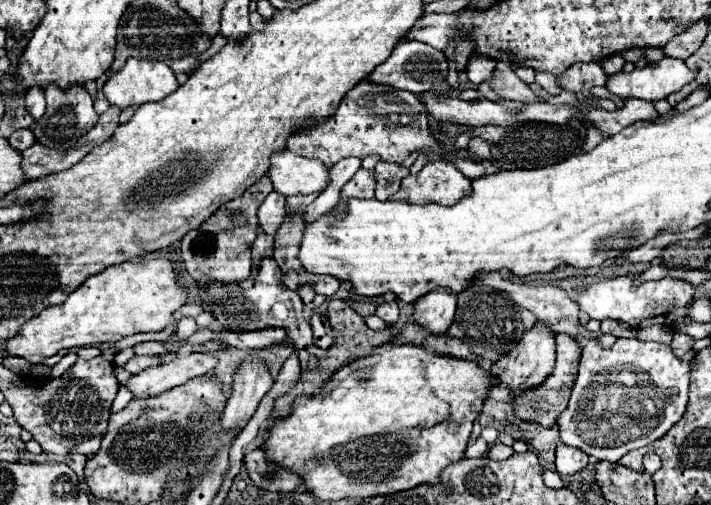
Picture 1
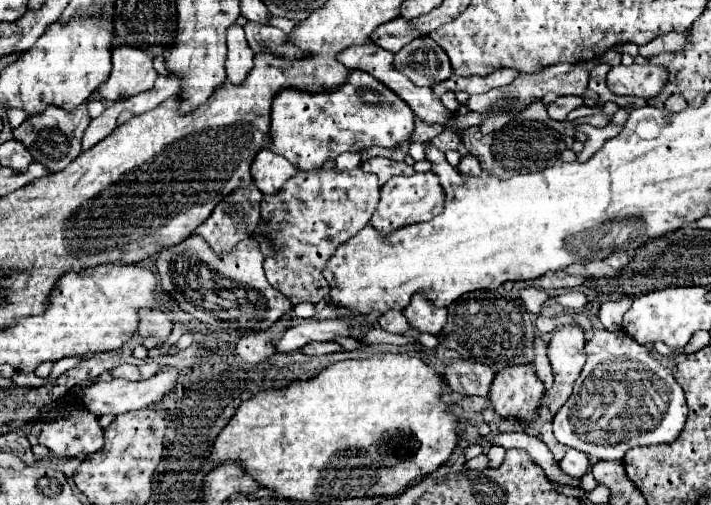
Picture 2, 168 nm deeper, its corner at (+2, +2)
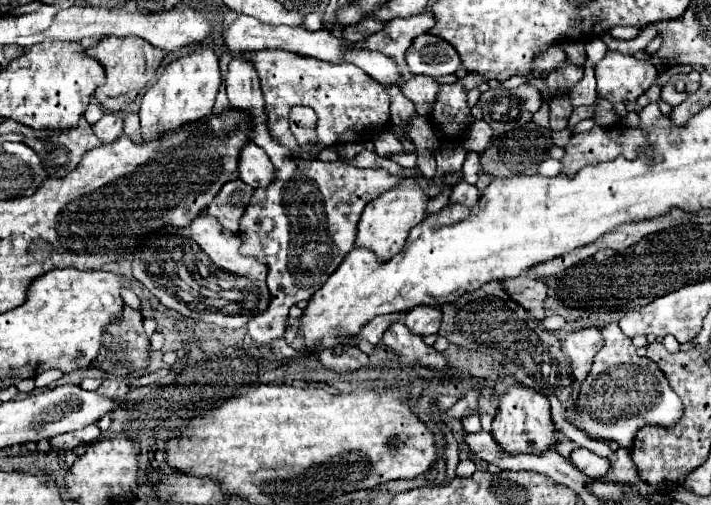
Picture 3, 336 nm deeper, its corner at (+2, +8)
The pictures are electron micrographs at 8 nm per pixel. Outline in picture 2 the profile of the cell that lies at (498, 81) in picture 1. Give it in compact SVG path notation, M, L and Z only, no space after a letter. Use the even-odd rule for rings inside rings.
M557 97L557 101L547 107L547 113L555 121L565 121L567 115L581 105L583 105L581 97Z

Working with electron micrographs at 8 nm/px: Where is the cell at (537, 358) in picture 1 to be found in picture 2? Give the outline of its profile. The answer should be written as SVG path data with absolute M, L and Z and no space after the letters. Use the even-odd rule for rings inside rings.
M517 365L499 371L489 395L493 409L503 419L511 417L521 423L533 423L539 417L543 393L545 387L533 367Z

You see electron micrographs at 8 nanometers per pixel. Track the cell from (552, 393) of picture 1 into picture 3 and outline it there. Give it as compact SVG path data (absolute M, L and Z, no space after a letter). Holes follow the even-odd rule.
M595 327L569 331L563 337L561 351L565 353L565 357L569 357L575 381L583 381L587 377L591 361L593 361L593 355L601 349L601 345L603 345L601 333Z

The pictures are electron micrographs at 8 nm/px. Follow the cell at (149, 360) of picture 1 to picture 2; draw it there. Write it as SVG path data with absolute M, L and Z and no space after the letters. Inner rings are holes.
M119 365L111 371L113 379L129 379L129 381L137 381L139 379L139 367L135 365Z

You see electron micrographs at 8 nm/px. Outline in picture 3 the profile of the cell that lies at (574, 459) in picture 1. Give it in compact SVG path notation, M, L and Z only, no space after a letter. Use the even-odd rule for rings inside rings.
M575 449L575 451L571 451L569 461L571 461L579 471L583 471L583 473L589 475L589 477L601 477L601 475L605 475L605 473L609 471L609 467L611 467L611 461L609 461L609 459L599 457L599 455L595 455L595 453L591 453L589 449Z

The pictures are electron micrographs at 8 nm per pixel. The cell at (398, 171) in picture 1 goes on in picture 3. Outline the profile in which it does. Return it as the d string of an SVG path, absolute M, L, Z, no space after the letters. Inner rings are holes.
M363 149L359 155L355 155L355 159L351 161L355 167L371 167L371 169L385 169L389 173L401 173L403 167L399 163L395 163L391 157L379 157L375 151Z

